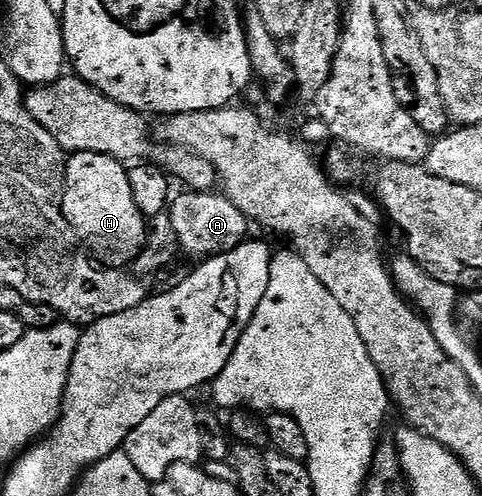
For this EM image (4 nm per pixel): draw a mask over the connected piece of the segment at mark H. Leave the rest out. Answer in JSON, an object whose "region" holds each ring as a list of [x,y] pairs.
{"region":[[[92,152],[74,153],[63,174],[63,217],[100,265],[120,270],[134,265],[147,243],[148,221],[133,202],[127,174],[120,161]]]}

